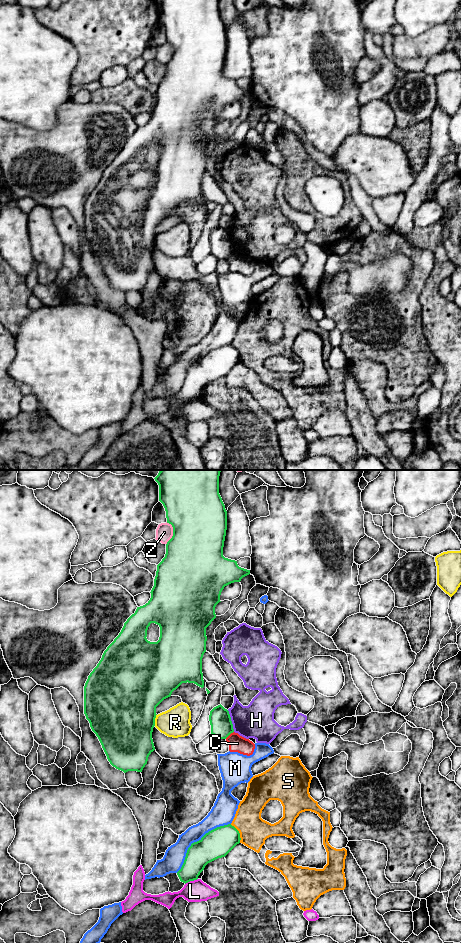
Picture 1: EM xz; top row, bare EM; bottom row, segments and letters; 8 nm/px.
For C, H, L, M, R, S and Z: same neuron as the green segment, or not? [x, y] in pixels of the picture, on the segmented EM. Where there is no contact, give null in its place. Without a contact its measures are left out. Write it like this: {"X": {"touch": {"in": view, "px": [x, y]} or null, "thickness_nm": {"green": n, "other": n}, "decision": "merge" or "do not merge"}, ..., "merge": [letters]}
{"C": {"touch": {"in": "xz", "px": [229, 734]}, "thickness_nm": {"green": 180, "other": 140}, "decision": "do not merge"}, "H": {"touch": {"in": "xz", "px": [231, 721]}, "thickness_nm": {"green": 180, "other": 280}, "decision": "do not merge"}, "L": {"touch": {"in": "xz", "px": [191, 880]}, "thickness_nm": {"green": 200, "other": 180}, "decision": "do not merge"}, "M": {"touch": {"in": "xz", "px": [197, 841]}, "thickness_nm": {"green": 240, "other": 170}, "decision": "do not merge"}, "R": {"touch": {"in": "xz", "px": [154, 720]}, "thickness_nm": {"green": 500, "other": 240}, "decision": "do not merge"}, "S": {"touch": {"in": "xz", "px": [239, 833]}, "thickness_nm": {"green": 240, "other": 220}, "decision": "do not merge"}, "Z": {"touch": {"in": "xz", "px": [173, 533]}, "thickness_nm": {"green": 460, "other": 140}, "decision": "do not merge"}, "merge": []}

